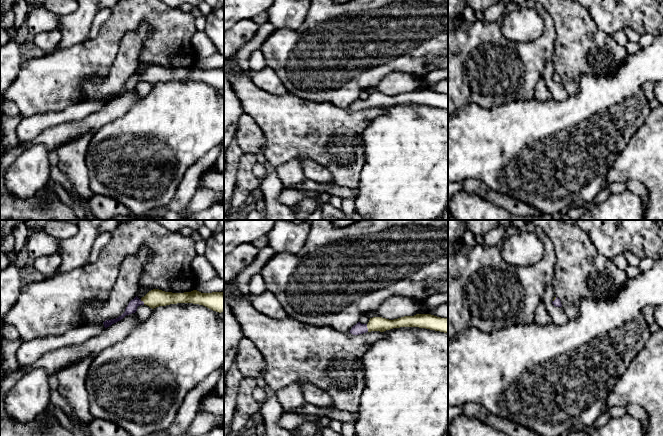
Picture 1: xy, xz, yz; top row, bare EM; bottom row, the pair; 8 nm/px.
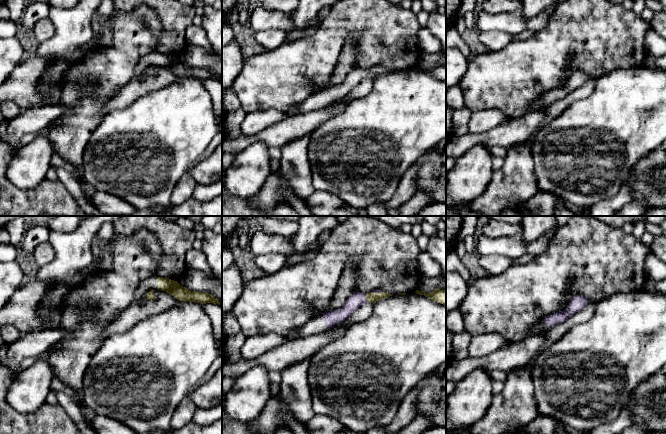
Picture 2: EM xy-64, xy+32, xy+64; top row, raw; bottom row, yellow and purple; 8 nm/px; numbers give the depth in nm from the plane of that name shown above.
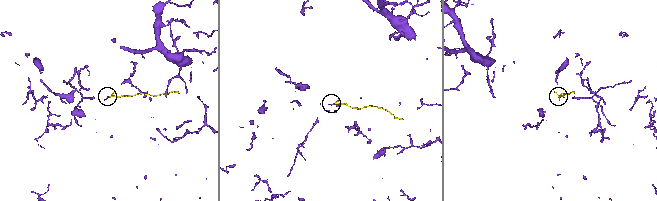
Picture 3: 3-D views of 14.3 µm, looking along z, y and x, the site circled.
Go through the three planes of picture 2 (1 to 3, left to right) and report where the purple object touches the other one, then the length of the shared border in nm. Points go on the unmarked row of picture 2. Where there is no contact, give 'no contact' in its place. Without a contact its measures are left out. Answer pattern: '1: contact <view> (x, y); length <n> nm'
1: no contact
2: contact xy+32 (366, 74); length 80 nm
3: no contact

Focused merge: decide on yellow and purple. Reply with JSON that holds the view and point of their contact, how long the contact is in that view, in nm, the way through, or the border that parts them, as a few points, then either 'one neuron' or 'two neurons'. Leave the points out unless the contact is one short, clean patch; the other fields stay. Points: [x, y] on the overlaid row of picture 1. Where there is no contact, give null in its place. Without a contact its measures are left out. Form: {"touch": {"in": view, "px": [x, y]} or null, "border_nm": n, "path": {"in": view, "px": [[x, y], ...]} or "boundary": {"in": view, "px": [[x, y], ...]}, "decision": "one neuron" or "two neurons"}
{"touch": {"in": "xz", "px": [367, 327]}, "border_nm": 70, "path": {"in": "xz", "px": [[380, 324], [367, 327], [359, 328]]}, "decision": "one neuron"}

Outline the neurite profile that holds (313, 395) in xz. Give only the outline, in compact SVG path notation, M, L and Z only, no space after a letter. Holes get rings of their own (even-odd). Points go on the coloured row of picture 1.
M300 381L296 383L299 384L306 403L319 408L334 409L332 400L326 392L306 382Z

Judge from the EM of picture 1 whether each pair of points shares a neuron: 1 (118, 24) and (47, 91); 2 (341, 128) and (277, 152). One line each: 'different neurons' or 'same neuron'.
1: same neuron
2: same neuron

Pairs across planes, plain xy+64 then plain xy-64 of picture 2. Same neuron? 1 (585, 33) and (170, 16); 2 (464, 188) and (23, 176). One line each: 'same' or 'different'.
1: same
2: same

